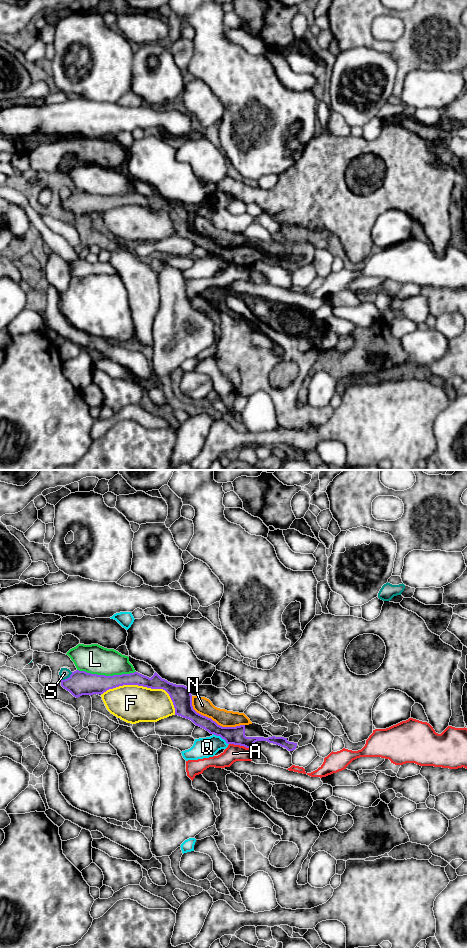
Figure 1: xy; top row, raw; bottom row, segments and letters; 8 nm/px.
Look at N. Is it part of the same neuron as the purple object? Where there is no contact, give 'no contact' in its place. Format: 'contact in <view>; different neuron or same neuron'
contact in xy; same neuron

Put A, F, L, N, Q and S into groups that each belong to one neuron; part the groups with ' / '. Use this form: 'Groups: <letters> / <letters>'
Groups: A / F / L / N / Q / S

